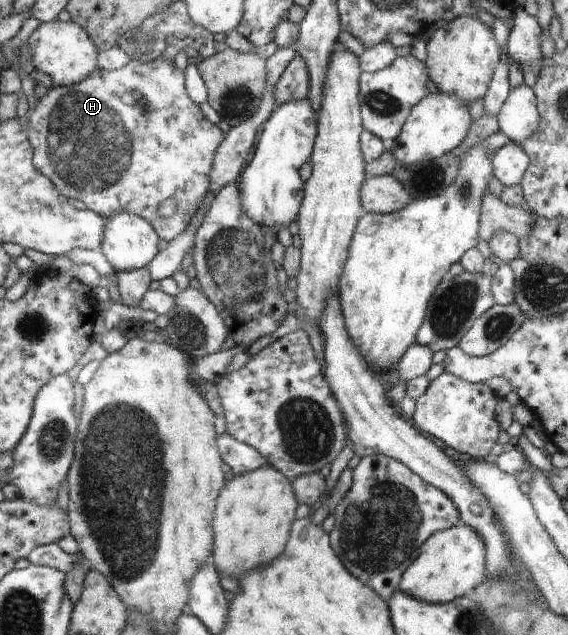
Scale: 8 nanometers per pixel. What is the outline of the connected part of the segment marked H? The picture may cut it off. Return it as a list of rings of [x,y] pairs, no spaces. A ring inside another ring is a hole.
[[[158,56],[157,59],[153,59],[149,63],[141,63],[140,61],[130,59],[125,67],[118,70],[107,71],[107,69],[98,69],[79,83],[50,88],[44,96],[39,98],[39,101],[36,101],[36,105],[37,107],[29,113],[28,135],[35,148],[37,171],[43,173],[47,179],[52,180],[67,199],[83,201],[86,209],[96,212],[103,219],[109,219],[109,217],[113,217],[116,213],[123,212],[141,216],[152,224],[161,240],[169,241],[185,231],[185,227],[188,227],[189,221],[191,221],[192,216],[196,213],[197,207],[200,207],[201,201],[205,198],[205,193],[209,190],[209,169],[213,166],[213,159],[216,159],[217,151],[224,141],[223,137],[225,135],[223,135],[223,131],[217,125],[209,123],[201,115],[199,107],[191,101],[185,87],[184,71],[175,67],[173,61]],[[165,199],[175,199],[177,201],[177,211],[169,219],[159,217],[157,213],[159,205]]]

